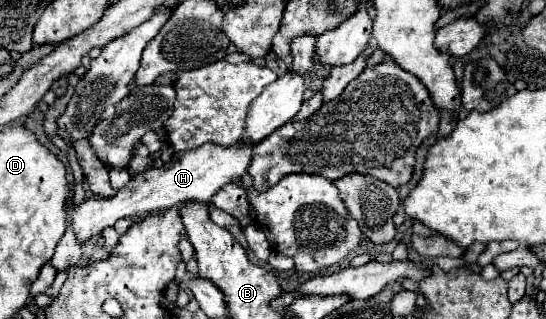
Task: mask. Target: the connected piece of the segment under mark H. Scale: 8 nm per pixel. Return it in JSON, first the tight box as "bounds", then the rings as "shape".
{"bounds":[72,144,250,242],"shape":[[[204,144],[200,148],[174,154],[162,168],[150,168],[144,174],[134,176],[122,190],[118,190],[114,198],[90,198],[78,206],[72,204],[72,226],[78,242],[86,242],[104,228],[114,226],[120,218],[132,216],[132,220],[138,222],[156,210],[182,206],[186,202],[208,202],[224,184],[240,178],[248,170],[250,156],[250,144],[234,144],[230,148]]]}

